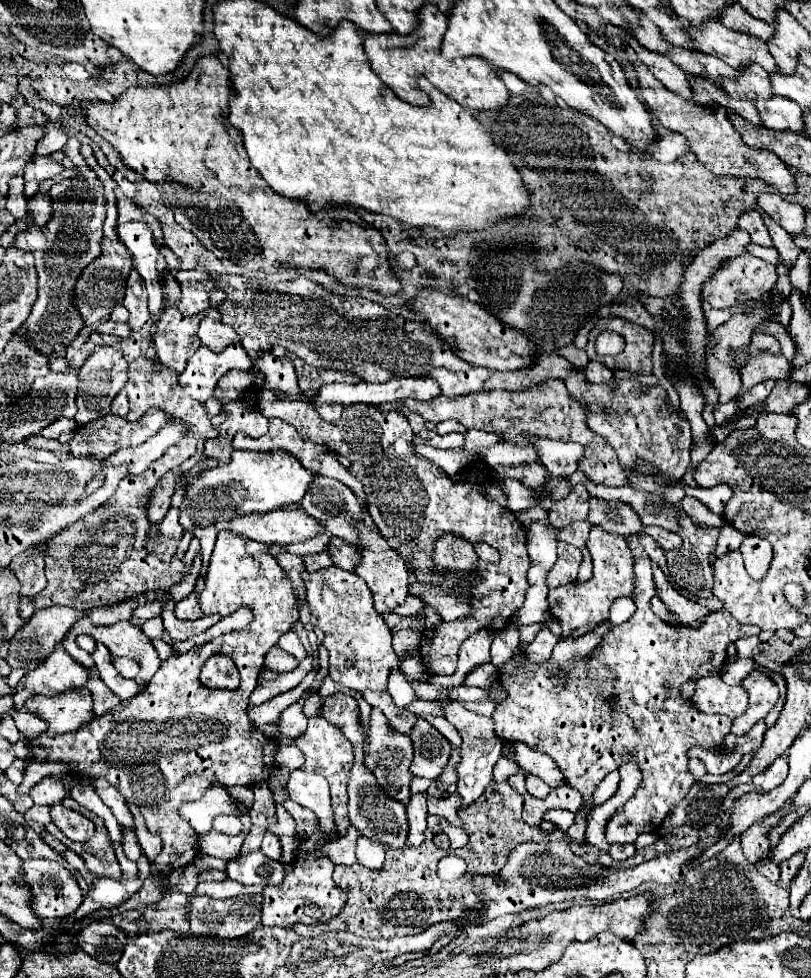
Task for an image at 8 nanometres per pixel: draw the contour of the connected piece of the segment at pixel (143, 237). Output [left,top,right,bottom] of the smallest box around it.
[117,223,163,315]

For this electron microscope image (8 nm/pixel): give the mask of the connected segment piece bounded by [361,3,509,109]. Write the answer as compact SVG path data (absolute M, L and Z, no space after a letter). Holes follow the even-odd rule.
M435 5L421 7L419 11L419 25L415 33L399 35L399 33L361 33L363 35L363 49L371 63L371 69L377 73L385 85L395 91L399 99L412 105L431 105L426 93L423 93L417 84L421 75L427 77L437 89L447 93L451 99L455 99L459 105L471 107L471 109L495 109L499 105L505 105L509 99L507 87L497 79L493 67L482 58L471 56L462 58L459 62L439 63L437 53L441 49L441 39L447 27L445 13L441 13ZM413 77L418 77L417 81Z

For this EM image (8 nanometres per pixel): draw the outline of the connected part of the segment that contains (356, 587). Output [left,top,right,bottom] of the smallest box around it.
[301,567,399,691]

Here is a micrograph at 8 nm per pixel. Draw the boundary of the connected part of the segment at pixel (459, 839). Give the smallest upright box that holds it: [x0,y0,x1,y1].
[439,817,465,849]

